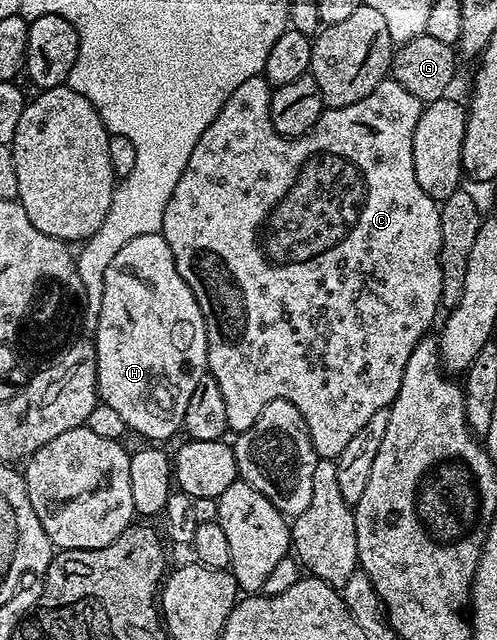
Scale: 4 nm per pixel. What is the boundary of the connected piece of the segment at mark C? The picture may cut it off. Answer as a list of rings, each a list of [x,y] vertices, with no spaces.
[[[259,74],[255,77],[247,77],[247,81],[243,81],[243,85],[239,85],[239,89],[235,89],[235,93],[231,93],[231,97],[227,97],[223,109],[219,109],[219,113],[215,117],[215,121],[211,121],[211,125],[207,125],[203,137],[199,137],[199,145],[195,145],[195,149],[191,149],[191,161],[187,161],[187,169],[183,169],[183,173],[179,177],[179,185],[175,185],[175,193],[171,193],[171,201],[167,201],[167,209],[163,213],[163,225],[160,234],[164,235],[167,245],[171,249],[171,257],[175,257],[175,269],[179,269],[179,277],[183,277],[183,281],[187,281],[191,293],[195,293],[195,301],[199,301],[199,309],[203,313],[203,321],[207,329],[207,371],[219,385],[219,393],[223,393],[223,405],[227,407],[229,431],[240,433],[251,429],[251,425],[255,425],[259,413],[264,407],[271,405],[271,401],[279,401],[280,399],[291,401],[291,405],[295,405],[295,409],[299,409],[299,413],[303,413],[303,421],[307,425],[309,436],[318,456],[322,459],[335,461],[343,453],[343,448],[350,443],[351,437],[355,437],[355,433],[359,433],[359,429],[363,429],[363,425],[367,425],[367,421],[371,421],[371,416],[376,411],[384,411],[393,404],[399,393],[399,385],[403,385],[403,369],[407,369],[407,357],[411,357],[411,349],[415,349],[415,345],[419,345],[419,341],[430,334],[429,326],[432,325],[437,311],[442,310],[441,208],[438,200],[427,197],[427,193],[423,193],[423,189],[419,189],[419,181],[415,181],[415,161],[411,157],[411,141],[415,137],[415,125],[421,116],[423,104],[420,99],[415,97],[415,93],[407,93],[407,89],[403,89],[403,85],[399,85],[399,81],[387,77],[383,81],[379,81],[375,90],[367,97],[363,97],[363,101],[355,101],[355,105],[347,105],[346,107],[328,108],[322,111],[313,130],[297,139],[284,139],[271,125],[271,117],[269,116],[270,94],[269,83],[264,74]]]

